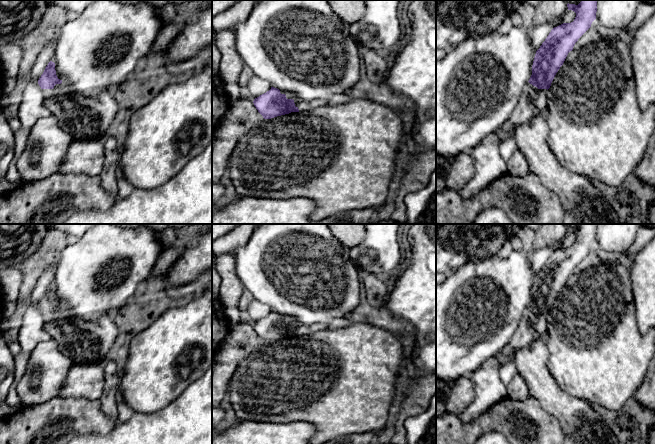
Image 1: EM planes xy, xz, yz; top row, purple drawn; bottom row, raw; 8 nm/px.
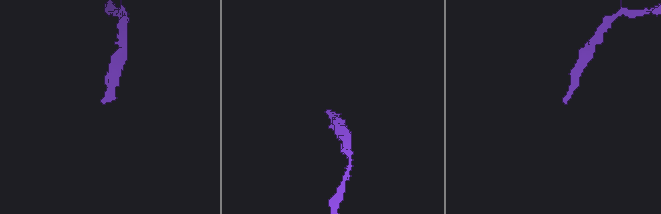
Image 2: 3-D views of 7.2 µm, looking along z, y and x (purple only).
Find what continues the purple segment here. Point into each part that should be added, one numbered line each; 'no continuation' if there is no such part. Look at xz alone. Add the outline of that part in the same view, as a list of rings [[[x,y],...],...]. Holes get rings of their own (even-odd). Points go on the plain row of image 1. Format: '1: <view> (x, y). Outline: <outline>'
1: xz (302, 329). Outline: [[[280,315],[280,317],[285,318],[287,323],[293,323],[295,330],[299,333],[299,335],[310,335],[329,329],[329,322],[320,322],[313,325],[303,325],[296,323],[292,318],[288,316]]]

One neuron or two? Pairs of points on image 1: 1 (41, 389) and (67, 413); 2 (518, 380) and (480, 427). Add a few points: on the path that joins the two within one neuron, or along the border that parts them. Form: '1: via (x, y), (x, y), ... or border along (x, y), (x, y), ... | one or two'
1: border along (58, 395), (39, 404), (29, 405) | two
2: border along (507, 395), (519, 400), (524, 400), (529, 396) | two

